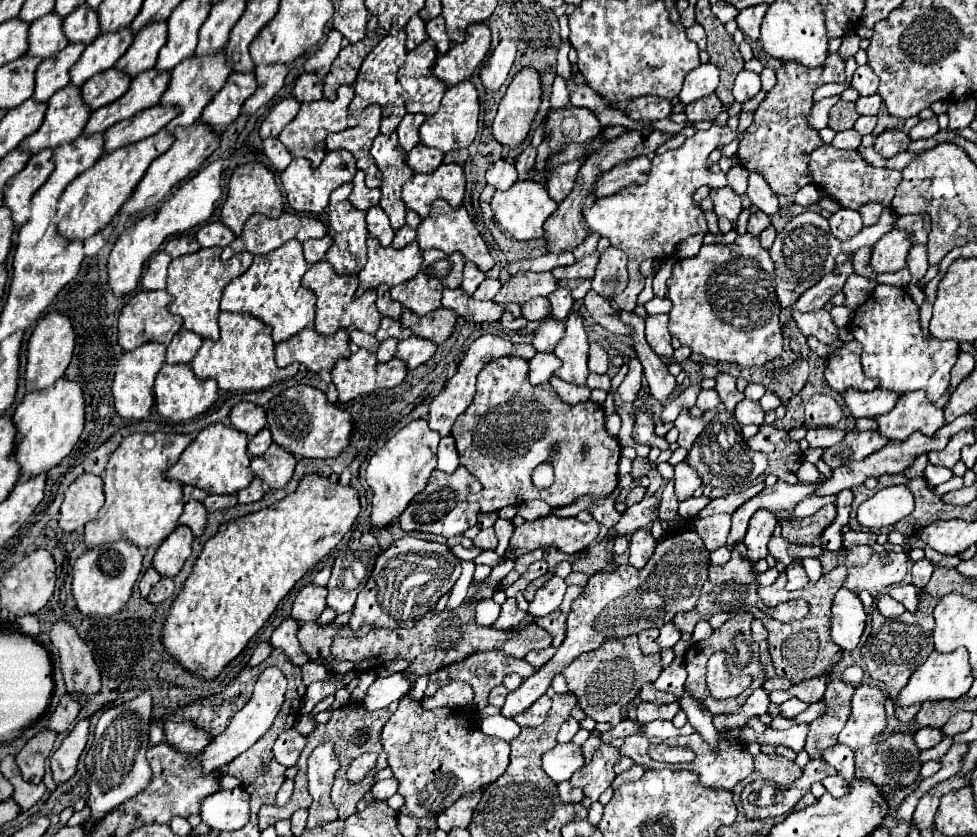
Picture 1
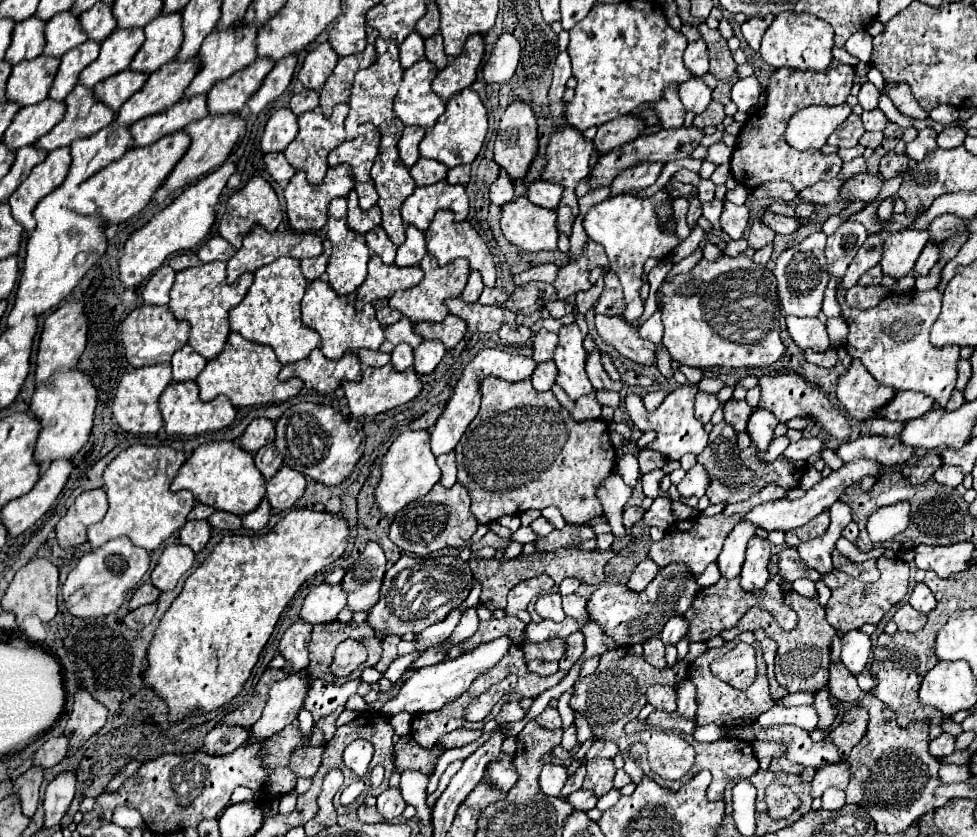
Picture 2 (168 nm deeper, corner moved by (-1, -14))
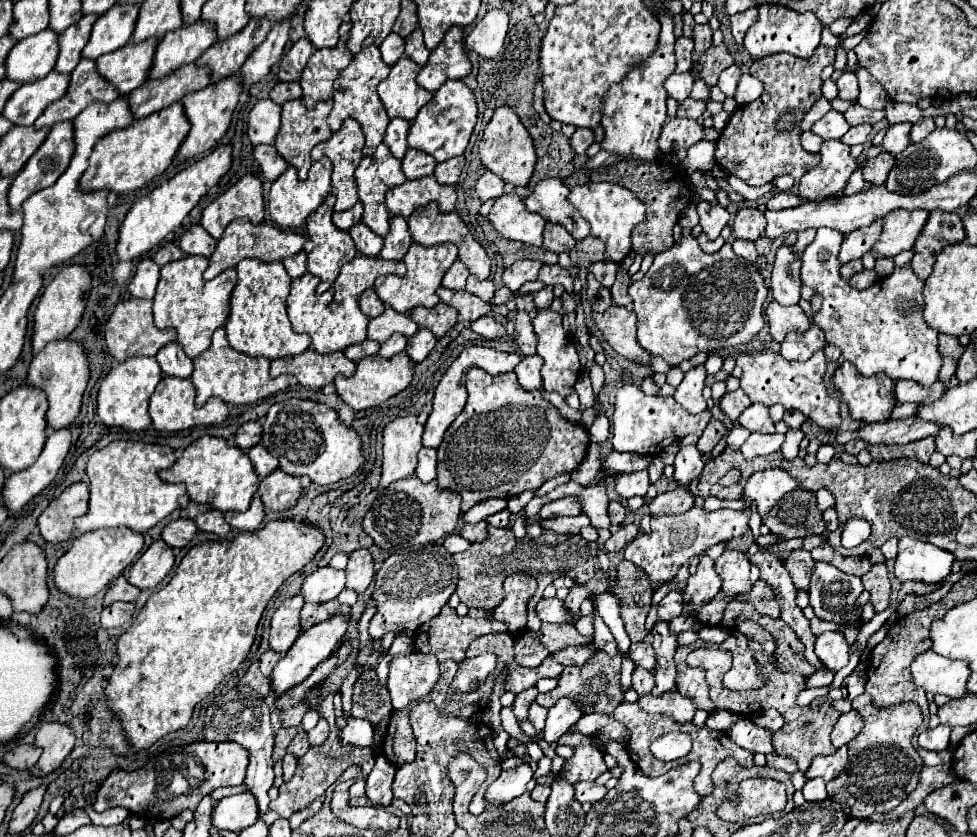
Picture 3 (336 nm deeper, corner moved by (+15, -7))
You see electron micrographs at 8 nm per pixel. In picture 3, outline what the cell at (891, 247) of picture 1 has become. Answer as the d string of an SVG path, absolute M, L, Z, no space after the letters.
M896 209L896 213L888 213L888 217L884 217L882 235L872 247L872 253L876 257L894 257L906 249L914 249L926 221L928 211L924 209Z

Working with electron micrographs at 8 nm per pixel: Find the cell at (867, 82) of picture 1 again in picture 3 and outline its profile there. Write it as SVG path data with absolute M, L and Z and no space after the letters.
M844 71L844 73L838 77L836 85L838 85L838 97L840 97L840 99L848 99L848 101L858 99L858 79L856 79L854 73Z

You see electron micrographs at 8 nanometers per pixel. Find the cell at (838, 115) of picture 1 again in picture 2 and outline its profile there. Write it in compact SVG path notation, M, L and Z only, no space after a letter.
M850 114L844 124L840 124L840 128L836 128L830 138L828 138L828 144L834 144L838 148L852 148L858 144L860 136L864 134L864 126L860 122L860 116L856 114Z

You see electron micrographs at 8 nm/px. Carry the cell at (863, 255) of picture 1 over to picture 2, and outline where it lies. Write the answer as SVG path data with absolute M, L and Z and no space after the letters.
M872 266L868 272L864 272L864 276L860 276L858 284L860 286L878 286L882 280L882 272L880 272L880 266Z

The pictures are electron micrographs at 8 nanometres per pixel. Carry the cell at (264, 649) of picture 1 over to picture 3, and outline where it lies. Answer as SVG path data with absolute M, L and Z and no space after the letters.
M268 649L268 651L260 657L260 671L262 671L262 675L264 675L264 677L270 677L270 675L272 675L272 669L276 667L276 663L278 663L282 657L284 657L284 655Z

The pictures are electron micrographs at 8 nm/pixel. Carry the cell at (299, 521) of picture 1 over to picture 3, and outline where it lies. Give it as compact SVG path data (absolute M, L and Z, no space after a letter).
M270 521L266 523L260 531L250 531L250 533L242 533L238 535L234 541L206 541L202 545L196 545L192 547L186 557L182 559L182 563L178 565L174 577L170 579L170 583L152 593L150 599L146 601L144 609L138 613L136 621L128 627L126 633L120 635L118 639L118 645L116 645L116 665L114 665L114 671L112 675L108 677L108 685L106 685L106 699L108 699L108 709L120 719L120 725L124 729L124 735L126 735L126 743L128 747L136 753L136 751L142 751L142 749L148 749L150 745L154 745L160 737L164 737L166 733L172 733L172 731L178 731L178 729L184 729L192 717L192 711L196 707L196 703L200 703L206 695L210 695L218 685L220 681L238 669L238 665L246 659L252 643L254 643L254 637L256 637L256 627L260 623L260 617L264 613L264 607L266 603L272 599L272 595L278 591L278 587L290 577L294 575L296 571L300 571L306 563L310 563L314 559L314 555L318 553L318 549L324 545L324 535L320 529L312 527L312 525L306 525L306 523L296 523L296 521Z

